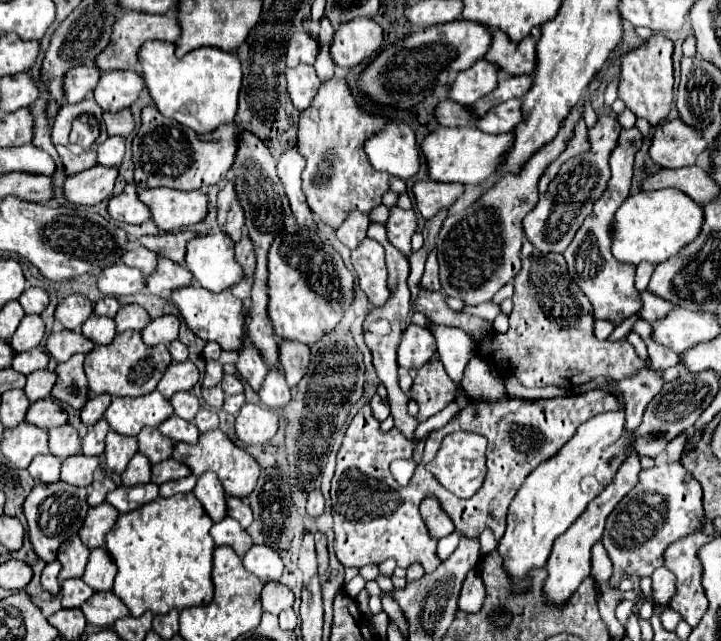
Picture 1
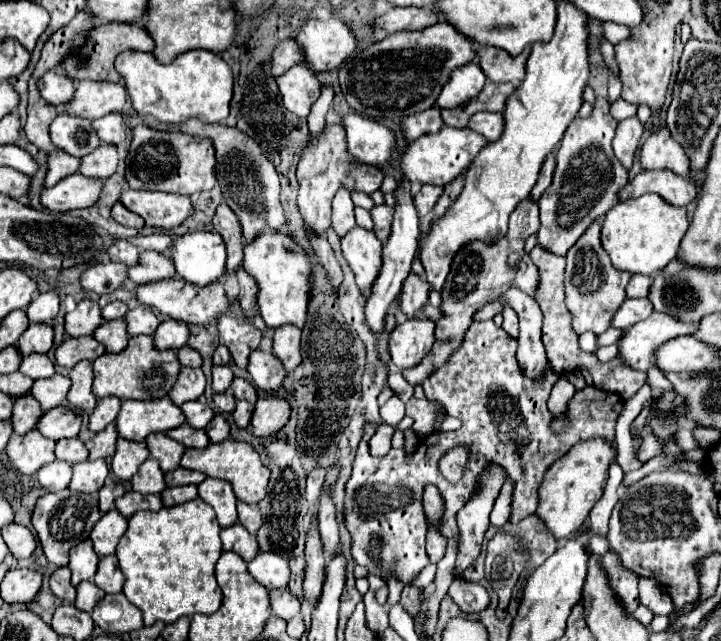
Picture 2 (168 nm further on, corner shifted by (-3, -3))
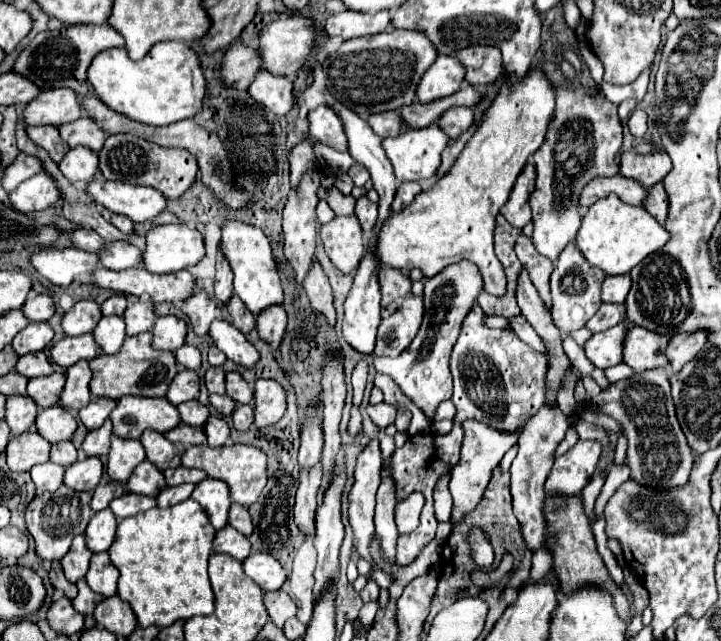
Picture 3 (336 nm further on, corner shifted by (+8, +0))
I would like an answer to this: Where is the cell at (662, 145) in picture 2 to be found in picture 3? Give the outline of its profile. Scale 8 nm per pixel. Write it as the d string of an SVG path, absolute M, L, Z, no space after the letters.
M645 141L637 145L635 149L621 155L619 163L619 175L637 181L639 185L645 185L645 189L653 187L657 181L661 181L671 169L671 161L665 155L663 149L653 147L651 141Z

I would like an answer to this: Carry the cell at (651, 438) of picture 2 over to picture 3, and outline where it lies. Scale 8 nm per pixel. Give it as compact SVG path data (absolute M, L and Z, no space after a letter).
M611 465L611 471L609 471L607 481L605 481L605 485L603 485L603 491L601 491L601 495L597 497L597 503L595 503L595 515L597 515L597 517L603 515L603 509L605 509L607 501L609 501L609 497L615 493L615 489L617 489L625 479L629 479L629 467L627 467L627 465L623 465L623 467Z

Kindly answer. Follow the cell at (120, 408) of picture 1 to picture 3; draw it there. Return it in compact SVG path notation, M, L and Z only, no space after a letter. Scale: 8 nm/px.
M121 397L111 413L113 433L121 439L139 439L145 429L167 433L181 423L177 407L165 397Z

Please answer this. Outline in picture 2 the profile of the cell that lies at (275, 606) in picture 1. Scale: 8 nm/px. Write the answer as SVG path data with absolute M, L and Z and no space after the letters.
M280 588L280 590L272 590L270 592L270 606L274 616L290 620L300 612L300 602L296 596L292 596L288 592L288 588Z

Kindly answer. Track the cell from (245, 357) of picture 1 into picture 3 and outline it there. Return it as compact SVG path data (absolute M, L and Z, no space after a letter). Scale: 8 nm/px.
M201 289L201 291L195 291L193 297L189 297L189 301L183 303L181 311L189 317L191 321L191 327L197 335L207 335L207 329L211 325L213 319L229 319L209 297L207 293Z

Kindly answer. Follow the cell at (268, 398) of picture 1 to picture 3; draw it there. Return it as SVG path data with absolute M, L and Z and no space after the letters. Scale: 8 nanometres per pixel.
M223 319L213 321L209 327L209 337L231 361L243 367L253 367L259 361L257 349L229 321L223 321Z

